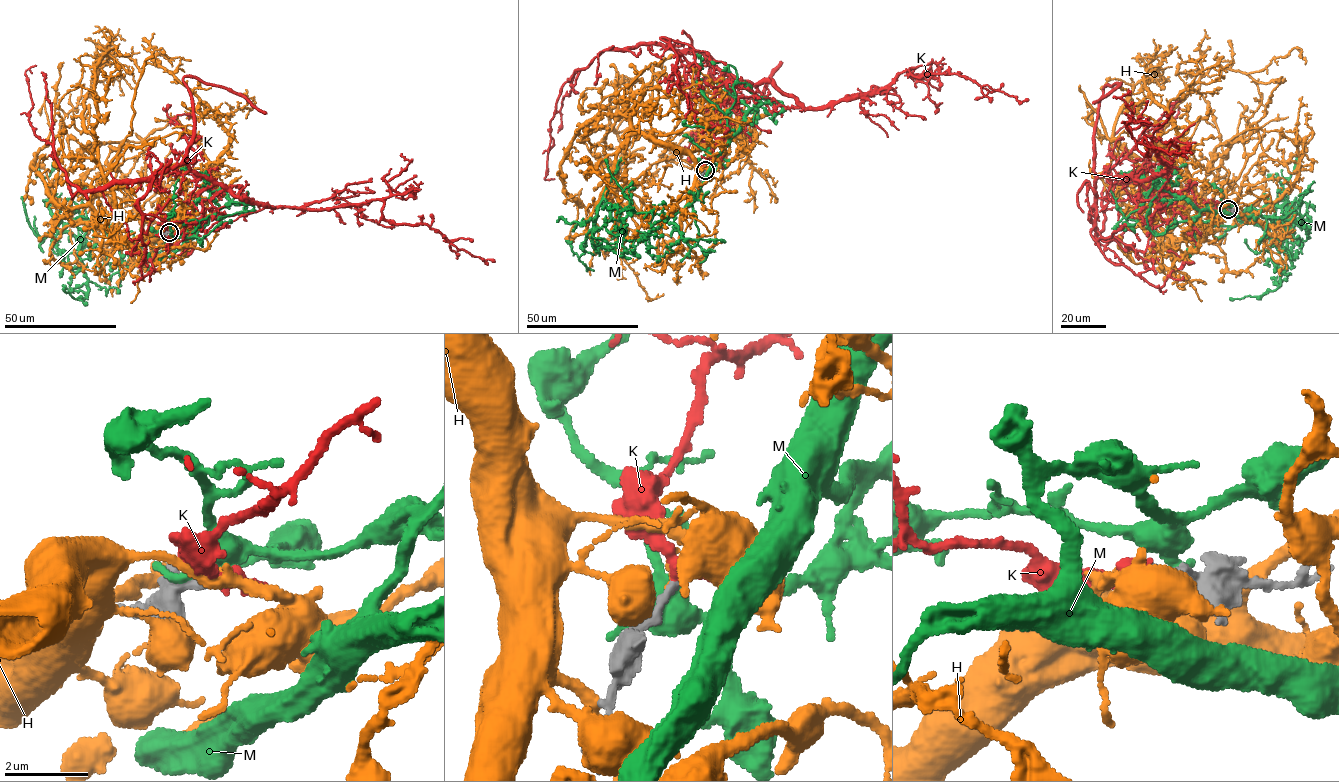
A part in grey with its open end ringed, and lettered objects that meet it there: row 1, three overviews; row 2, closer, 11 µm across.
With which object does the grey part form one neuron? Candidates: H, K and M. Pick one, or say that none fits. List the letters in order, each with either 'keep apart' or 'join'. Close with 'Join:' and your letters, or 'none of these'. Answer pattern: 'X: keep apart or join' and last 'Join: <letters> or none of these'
H: keep apart
K: join
M: keep apart
Join: K

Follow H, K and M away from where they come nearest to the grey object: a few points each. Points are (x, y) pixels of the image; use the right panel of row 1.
H: (1229, 210), (1202, 240), (1157, 244), (1138, 205), (1157, 137), (1212, 67), (1263, 71), (1296, 47), (1300, 58)
K: (1228, 209), (1156, 203), (1134, 179), (1103, 176), (1090, 214), (1095, 238), (1102, 199), (1137, 175), (1177, 101)
M: (1230, 209), (1223, 205), (1273, 222), (1287, 205), (1305, 226), (1302, 220), (1271, 221), (1288, 180), (1268, 177)

